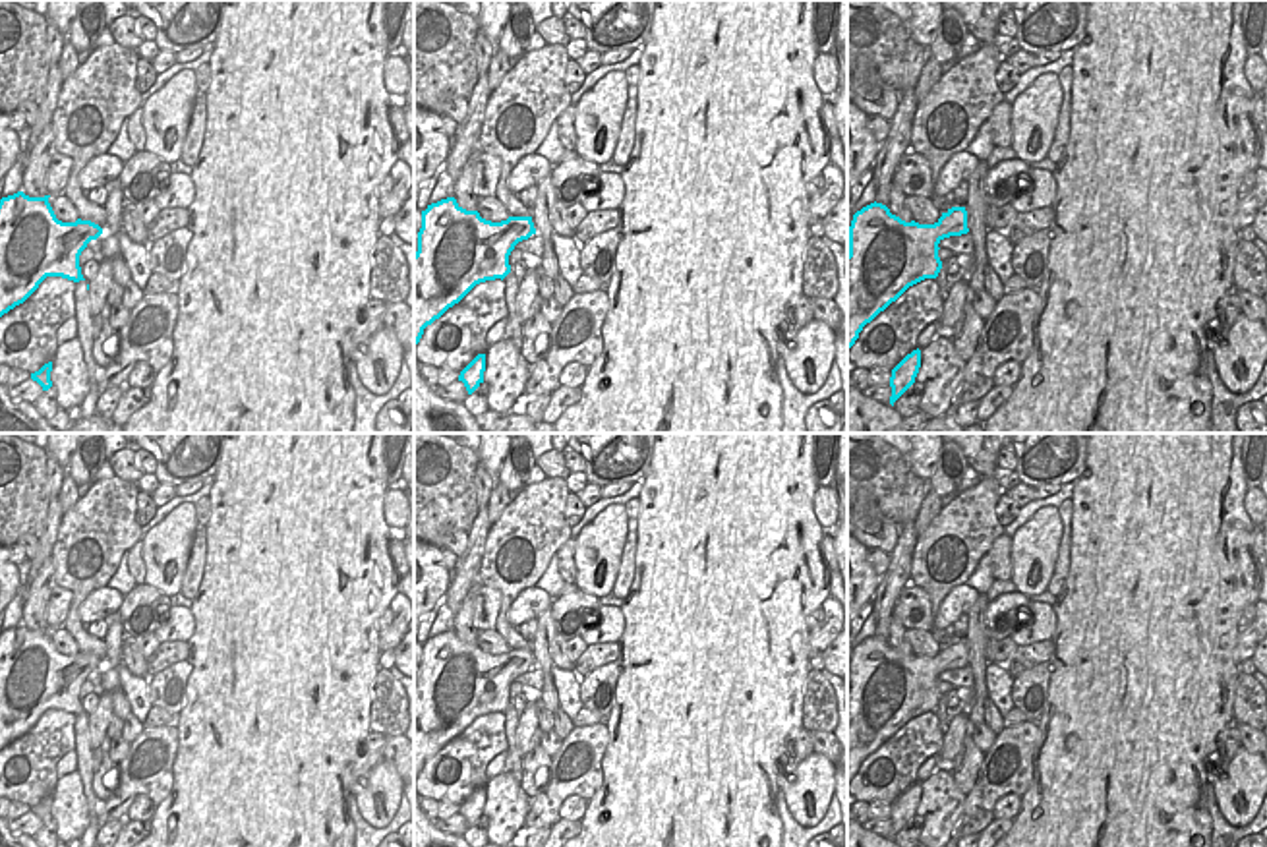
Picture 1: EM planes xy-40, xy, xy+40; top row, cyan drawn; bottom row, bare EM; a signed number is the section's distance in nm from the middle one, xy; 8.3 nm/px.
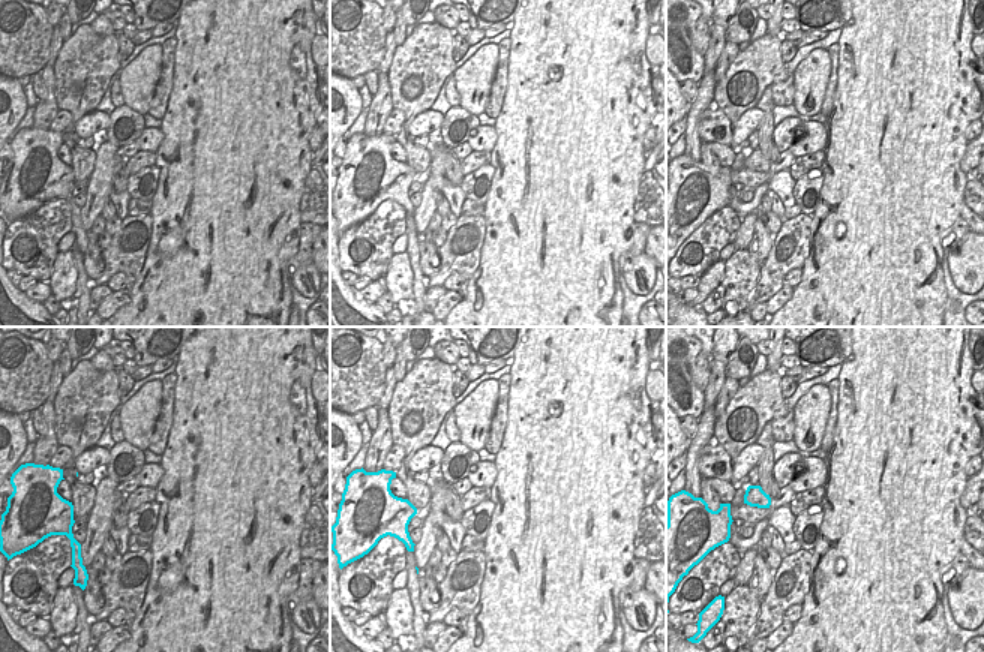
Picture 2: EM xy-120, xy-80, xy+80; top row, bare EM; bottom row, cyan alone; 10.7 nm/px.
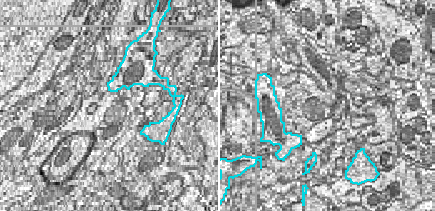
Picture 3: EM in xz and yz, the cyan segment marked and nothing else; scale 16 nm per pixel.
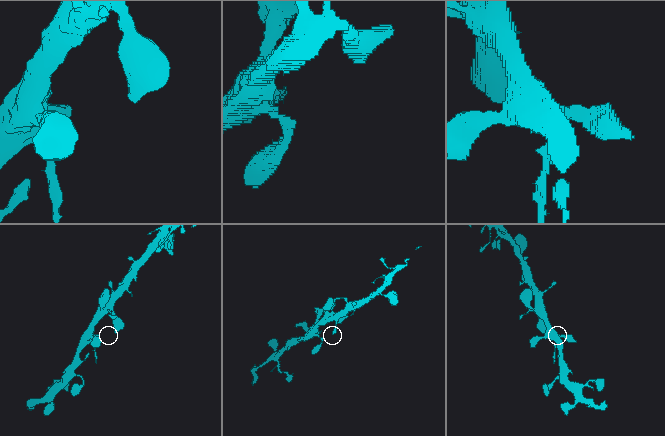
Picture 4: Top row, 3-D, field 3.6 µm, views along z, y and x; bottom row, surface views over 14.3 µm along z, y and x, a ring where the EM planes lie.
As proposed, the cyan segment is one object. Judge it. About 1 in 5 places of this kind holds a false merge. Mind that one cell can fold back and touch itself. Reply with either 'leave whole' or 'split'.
leave whole

